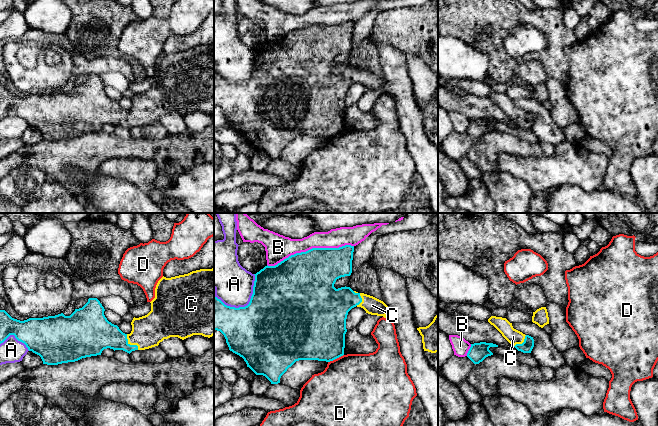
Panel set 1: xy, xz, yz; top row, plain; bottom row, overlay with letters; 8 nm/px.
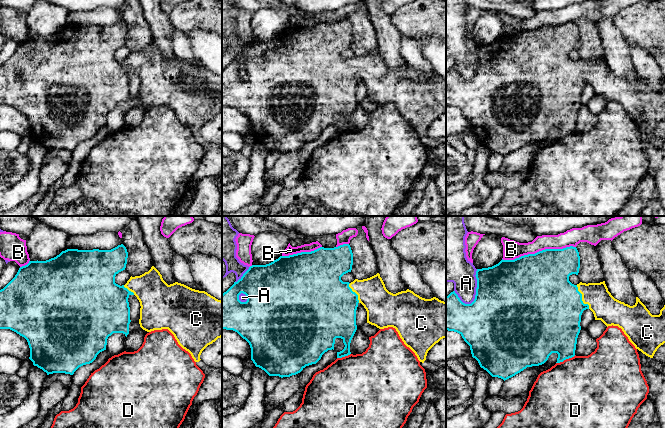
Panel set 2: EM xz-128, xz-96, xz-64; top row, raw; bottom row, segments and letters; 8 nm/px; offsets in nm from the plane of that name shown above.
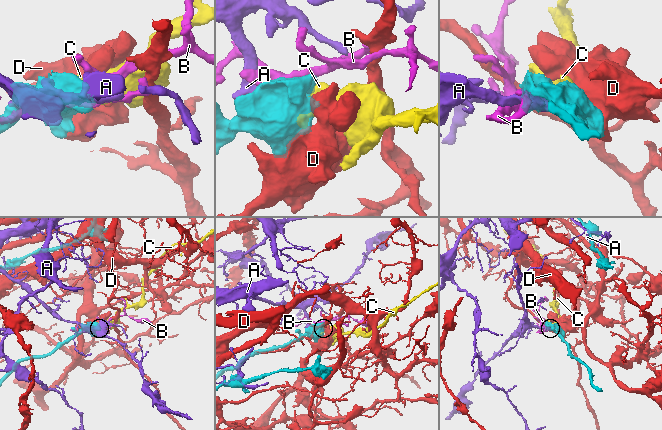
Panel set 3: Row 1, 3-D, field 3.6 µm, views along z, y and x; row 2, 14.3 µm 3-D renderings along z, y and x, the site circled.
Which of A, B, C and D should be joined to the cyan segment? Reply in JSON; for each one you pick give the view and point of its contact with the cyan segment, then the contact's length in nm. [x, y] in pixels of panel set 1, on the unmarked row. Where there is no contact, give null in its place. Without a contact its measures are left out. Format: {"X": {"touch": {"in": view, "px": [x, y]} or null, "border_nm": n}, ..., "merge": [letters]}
{"C": {"touch": {"in": "xy", "px": [129, 120]}, "border_nm": 160}, "merge": ["C"]}

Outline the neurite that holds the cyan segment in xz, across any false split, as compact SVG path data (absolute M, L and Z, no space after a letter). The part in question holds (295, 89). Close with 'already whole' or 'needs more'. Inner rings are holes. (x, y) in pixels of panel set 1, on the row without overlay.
M354 22L339 24L312 24L306 28L296 29L275 42L265 42L255 51L253 70L245 83L230 83L214 73L214 106L220 107L229 126L244 135L256 151L265 152L271 160L280 159L281 152L299 136L333 137L344 131L346 95L354 83L363 84L371 91L390 95L386 88L388 82L381 76L353 67L350 63L336 65L337 55L352 49Z; needs more

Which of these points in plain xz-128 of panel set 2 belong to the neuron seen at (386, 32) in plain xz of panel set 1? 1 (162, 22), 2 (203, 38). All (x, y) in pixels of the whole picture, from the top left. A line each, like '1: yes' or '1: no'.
1: no
2: no

